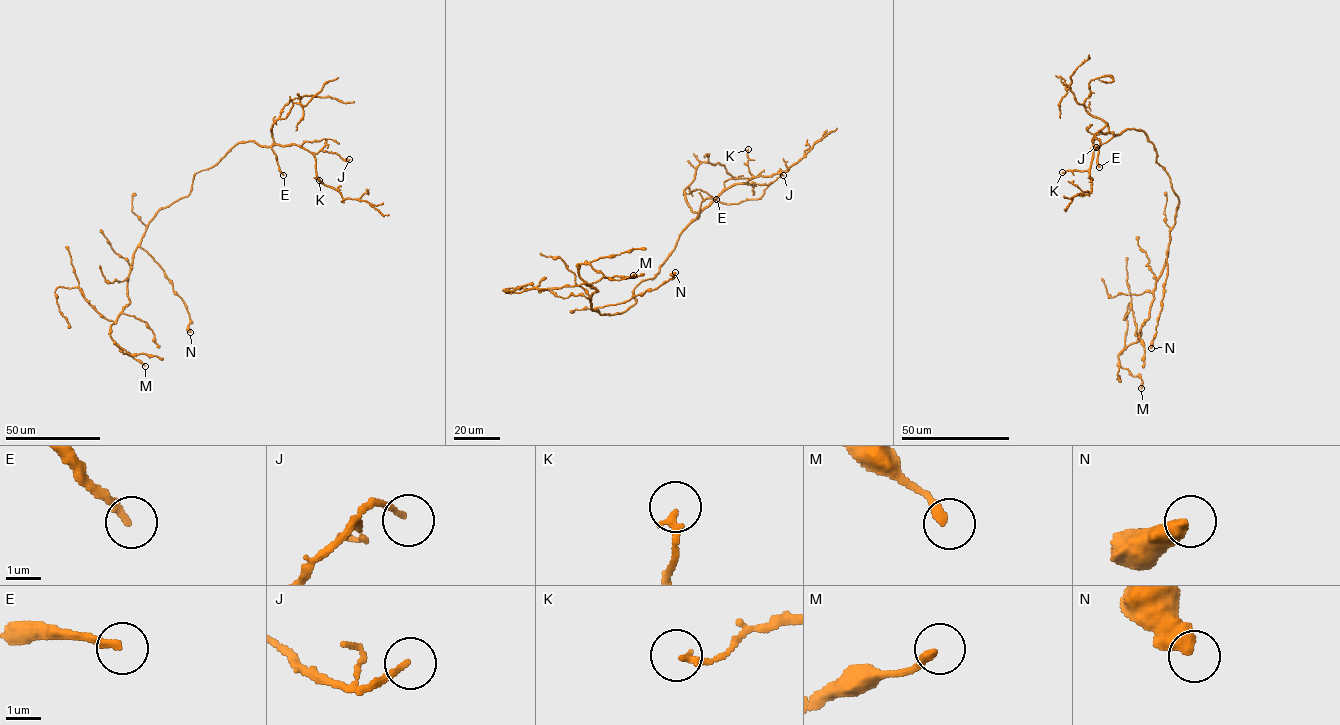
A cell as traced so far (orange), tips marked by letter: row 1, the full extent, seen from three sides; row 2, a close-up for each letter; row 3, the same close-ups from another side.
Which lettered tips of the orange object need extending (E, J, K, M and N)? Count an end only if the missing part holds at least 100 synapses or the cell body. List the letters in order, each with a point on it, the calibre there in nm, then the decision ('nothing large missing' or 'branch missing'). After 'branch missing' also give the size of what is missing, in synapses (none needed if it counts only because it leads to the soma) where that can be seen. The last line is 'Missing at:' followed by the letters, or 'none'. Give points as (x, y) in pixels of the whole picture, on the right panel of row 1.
E: (1099, 167) | 240 nm | branch missing
J: (1096, 147) | 140 nm | nothing large missing
K: (1062, 172) | 190 nm | nothing large missing
M: (1141, 388) | 260 nm | nothing large missing
N: (1151, 348) | 500 nm | nothing large missing
Missing at: E

